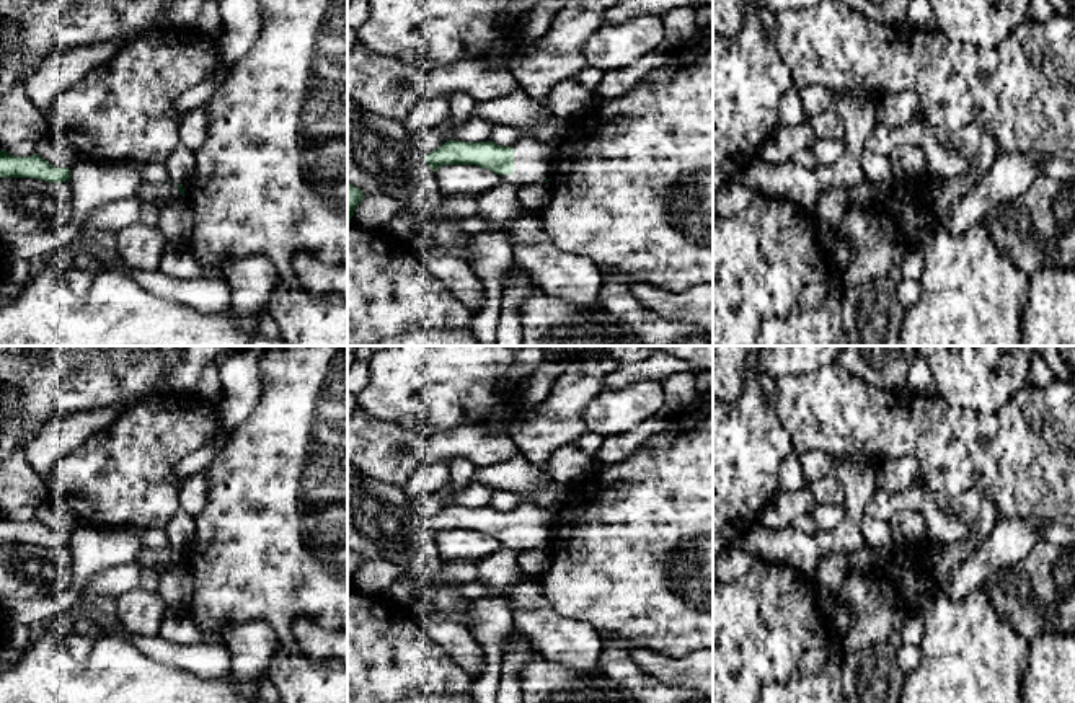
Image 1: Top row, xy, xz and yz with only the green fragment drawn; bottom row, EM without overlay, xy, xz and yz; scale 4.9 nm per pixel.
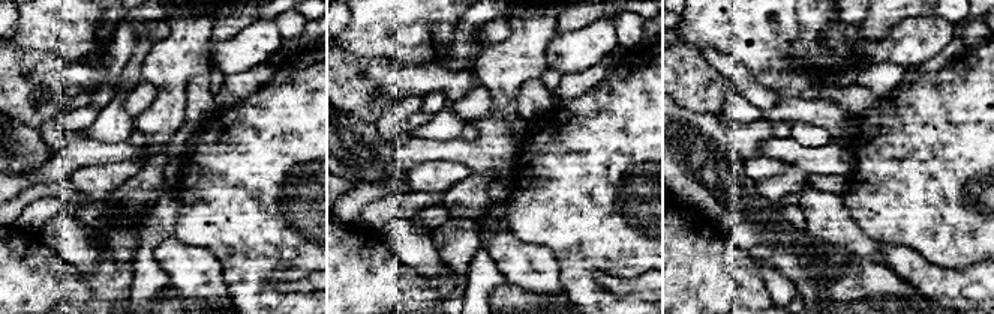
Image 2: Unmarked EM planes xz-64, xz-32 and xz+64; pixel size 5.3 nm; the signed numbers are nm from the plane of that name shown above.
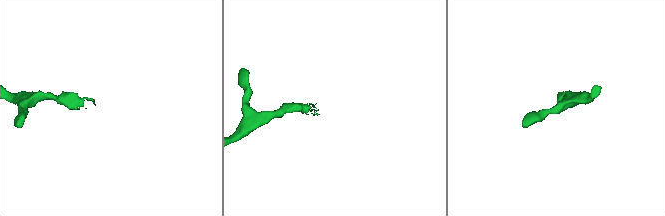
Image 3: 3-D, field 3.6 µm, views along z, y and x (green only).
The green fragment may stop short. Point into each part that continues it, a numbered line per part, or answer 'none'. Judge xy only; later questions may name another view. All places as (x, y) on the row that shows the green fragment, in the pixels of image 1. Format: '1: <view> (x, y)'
1: xy (175, 219)

